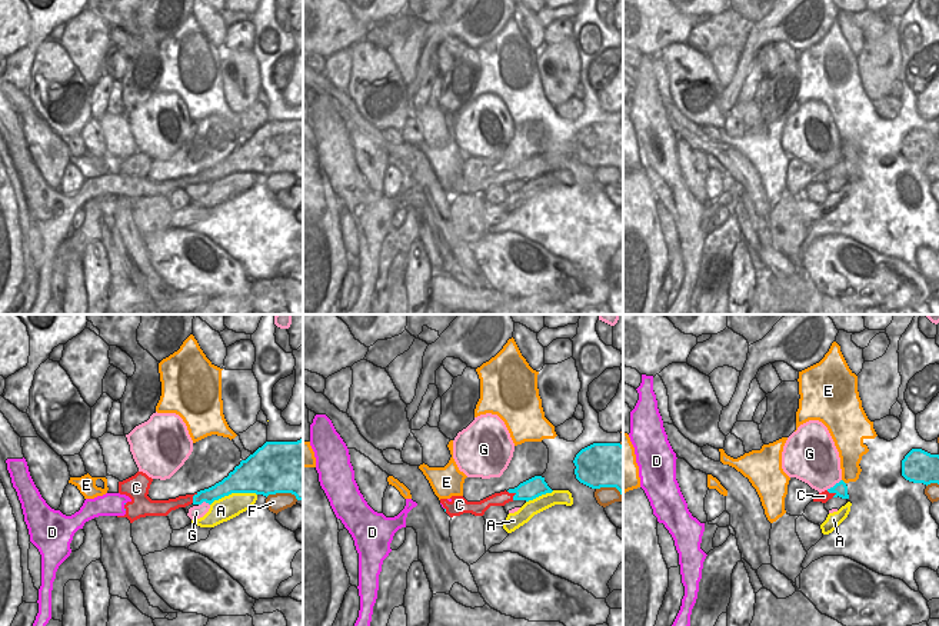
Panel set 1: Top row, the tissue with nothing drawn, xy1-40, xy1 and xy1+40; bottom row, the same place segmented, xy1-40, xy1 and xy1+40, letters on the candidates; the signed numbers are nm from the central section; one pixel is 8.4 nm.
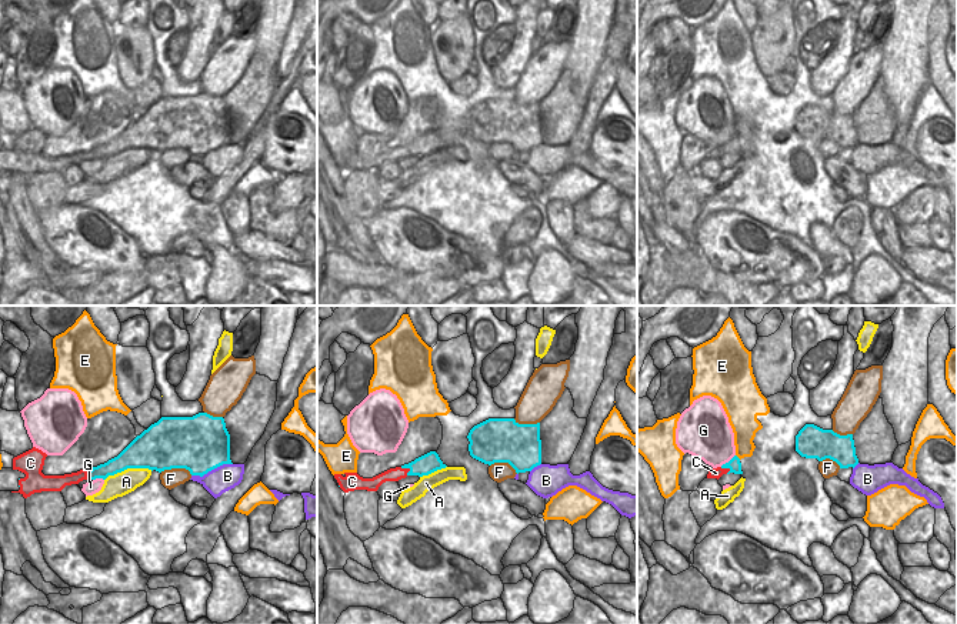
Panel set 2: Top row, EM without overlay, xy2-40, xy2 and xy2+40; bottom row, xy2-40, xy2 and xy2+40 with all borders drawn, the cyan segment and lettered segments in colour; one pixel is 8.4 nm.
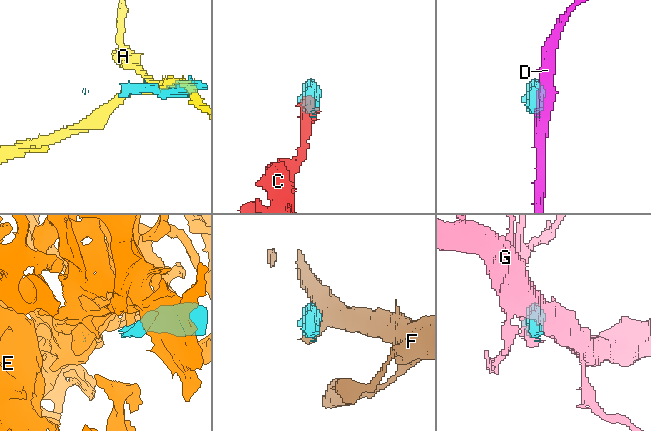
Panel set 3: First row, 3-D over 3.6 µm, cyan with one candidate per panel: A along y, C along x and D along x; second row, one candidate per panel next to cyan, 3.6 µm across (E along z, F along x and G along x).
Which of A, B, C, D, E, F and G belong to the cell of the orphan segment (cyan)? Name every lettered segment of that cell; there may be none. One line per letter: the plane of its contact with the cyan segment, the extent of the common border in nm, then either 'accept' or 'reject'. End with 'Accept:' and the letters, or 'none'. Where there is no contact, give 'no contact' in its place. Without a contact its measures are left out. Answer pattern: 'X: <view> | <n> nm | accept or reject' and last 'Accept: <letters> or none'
A: xy2-40 | 420 nm | reject
B: xy2-40 | 360 nm | reject
C: xy2 | 100 nm | reject
D: no contact | accept
E: xy2+40 | 60 nm | reject
F: xy2-40 | 280 nm | reject
G: xy1+40 | 160 nm | reject
Accept: D

